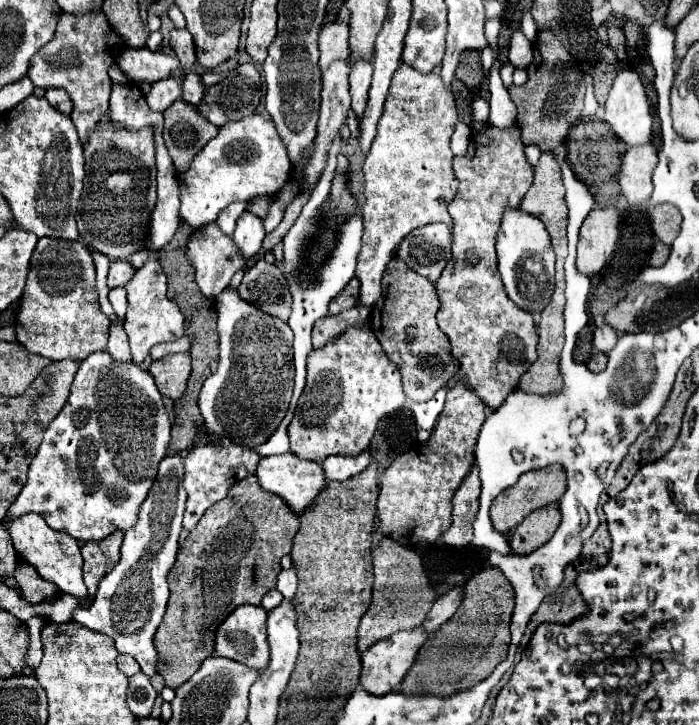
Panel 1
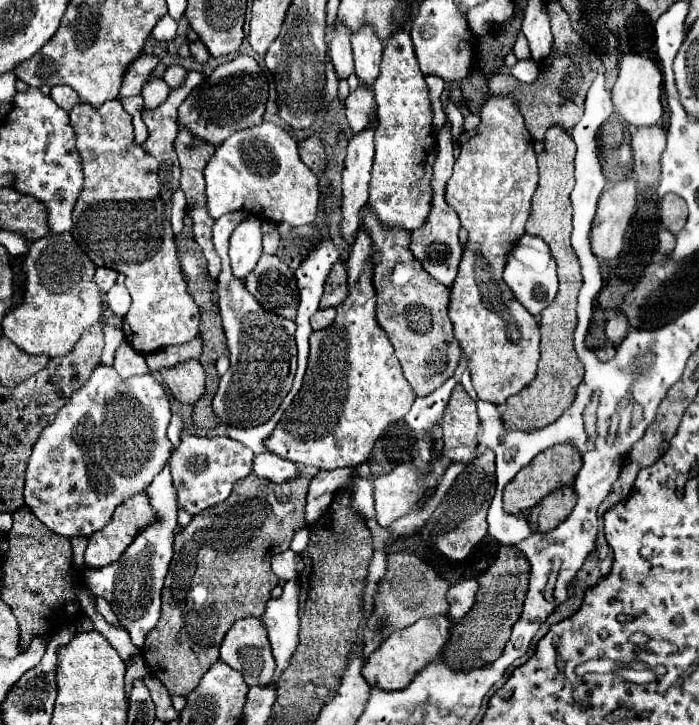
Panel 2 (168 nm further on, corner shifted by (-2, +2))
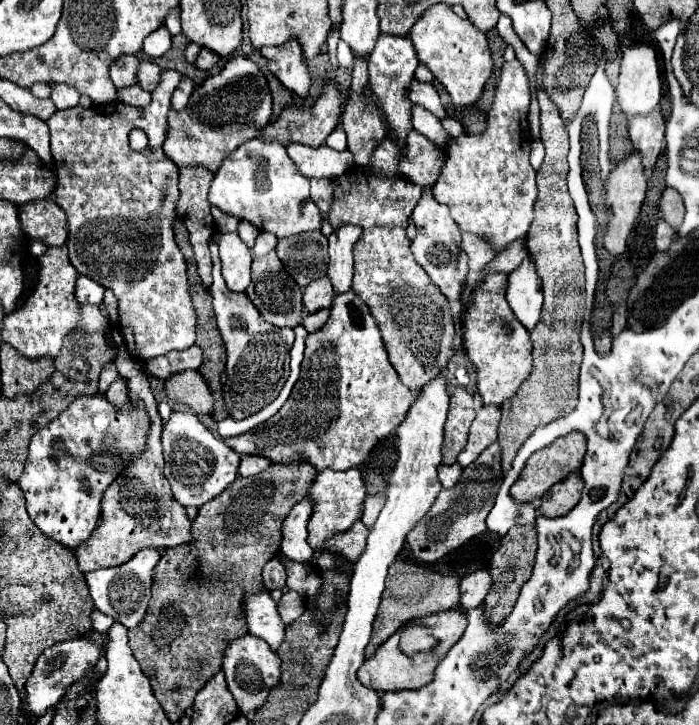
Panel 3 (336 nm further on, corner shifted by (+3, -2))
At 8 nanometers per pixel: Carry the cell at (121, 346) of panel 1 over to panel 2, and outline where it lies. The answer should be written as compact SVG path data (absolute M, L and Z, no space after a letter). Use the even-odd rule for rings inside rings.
M122 343L122 347L116 351L114 369L122 379L128 379L134 375L144 375L148 371L144 355L138 353L134 347L130 347L128 343Z

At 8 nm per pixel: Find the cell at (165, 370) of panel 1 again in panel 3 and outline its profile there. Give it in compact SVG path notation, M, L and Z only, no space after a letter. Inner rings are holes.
M181 371L165 381L165 393L171 401L191 407L195 413L209 415L213 411L213 397L199 371Z

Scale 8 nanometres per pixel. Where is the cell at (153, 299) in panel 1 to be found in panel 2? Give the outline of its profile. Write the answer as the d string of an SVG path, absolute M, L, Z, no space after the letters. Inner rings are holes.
M188 71L186 83L178 89L170 91L170 97L158 107L158 109L144 109L142 119L150 129L148 143L142 147L134 145L134 131L130 123L130 115L122 109L122 103L118 99L106 101L102 107L94 109L92 105L78 103L68 115L70 125L76 135L76 149L82 163L84 173L84 189L74 205L72 211L72 235L82 245L84 253L90 257L94 265L104 265L104 257L108 261L108 267L114 267L114 271L126 275L126 287L132 295L132 305L128 315L124 317L122 331L126 335L126 341L140 351L142 355L148 355L152 351L158 351L162 347L170 345L182 345L192 341L198 335L200 325L200 309L186 291L186 281L180 269L178 251L174 243L174 231L170 225L170 195L180 189L180 165L174 151L174 139L178 135L178 107L188 97L188 93L204 81L204 75L196 71ZM114 257L132 257L134 261L116 261Z

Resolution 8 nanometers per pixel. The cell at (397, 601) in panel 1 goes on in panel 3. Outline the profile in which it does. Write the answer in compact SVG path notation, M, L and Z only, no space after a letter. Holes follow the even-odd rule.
M395 561L389 567L389 577L385 581L385 591L381 597L381 605L377 611L377 617L373 621L373 635L371 641L365 649L365 657L373 657L375 649L387 641L397 629L401 629L403 625L421 619L425 615L431 613L441 613L441 611L449 611L449 609L457 609L459 605L459 579L457 577L445 577L439 575L427 567L415 565L415 563L407 563L407 561Z

